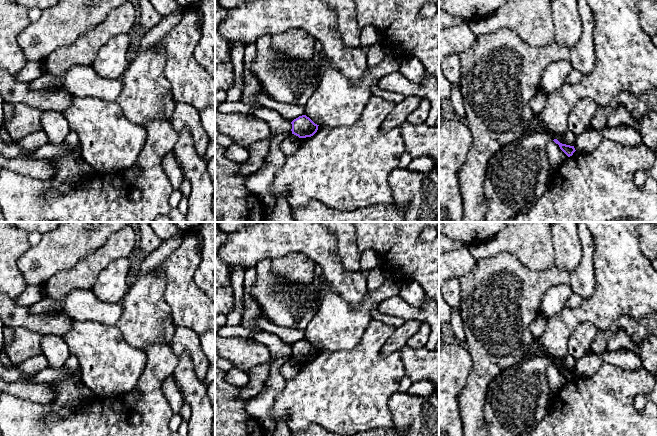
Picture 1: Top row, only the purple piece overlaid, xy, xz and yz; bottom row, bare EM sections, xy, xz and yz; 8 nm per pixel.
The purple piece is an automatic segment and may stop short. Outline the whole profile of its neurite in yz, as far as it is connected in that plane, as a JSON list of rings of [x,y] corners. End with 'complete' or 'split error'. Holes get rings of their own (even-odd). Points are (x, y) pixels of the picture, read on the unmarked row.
[[[551,356],[524,359],[498,374],[489,384],[484,404],[486,436],[528,436],[546,416],[551,392],[546,378],[546,369],[554,365],[568,380],[576,375],[574,370],[560,367]]]; split error

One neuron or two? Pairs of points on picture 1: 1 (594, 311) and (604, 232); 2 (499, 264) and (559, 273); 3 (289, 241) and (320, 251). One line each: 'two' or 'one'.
1: one
2: one
3: one

